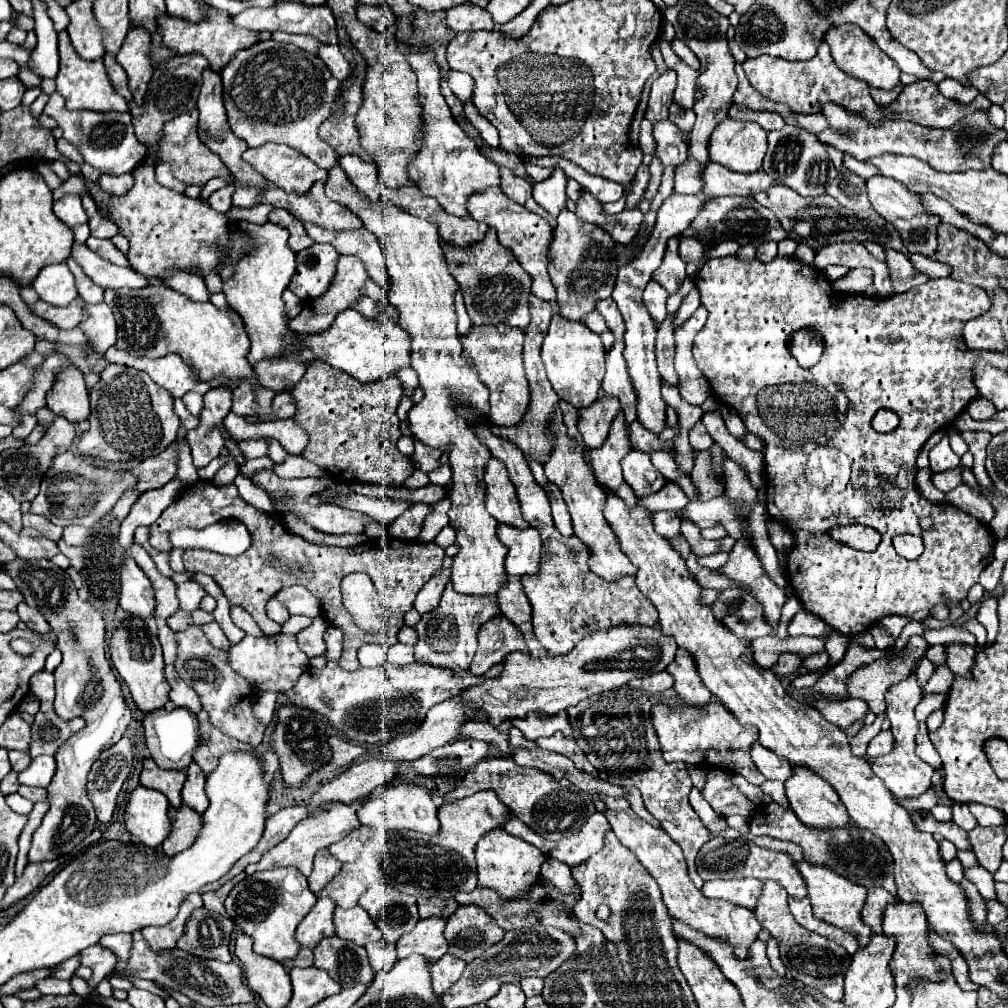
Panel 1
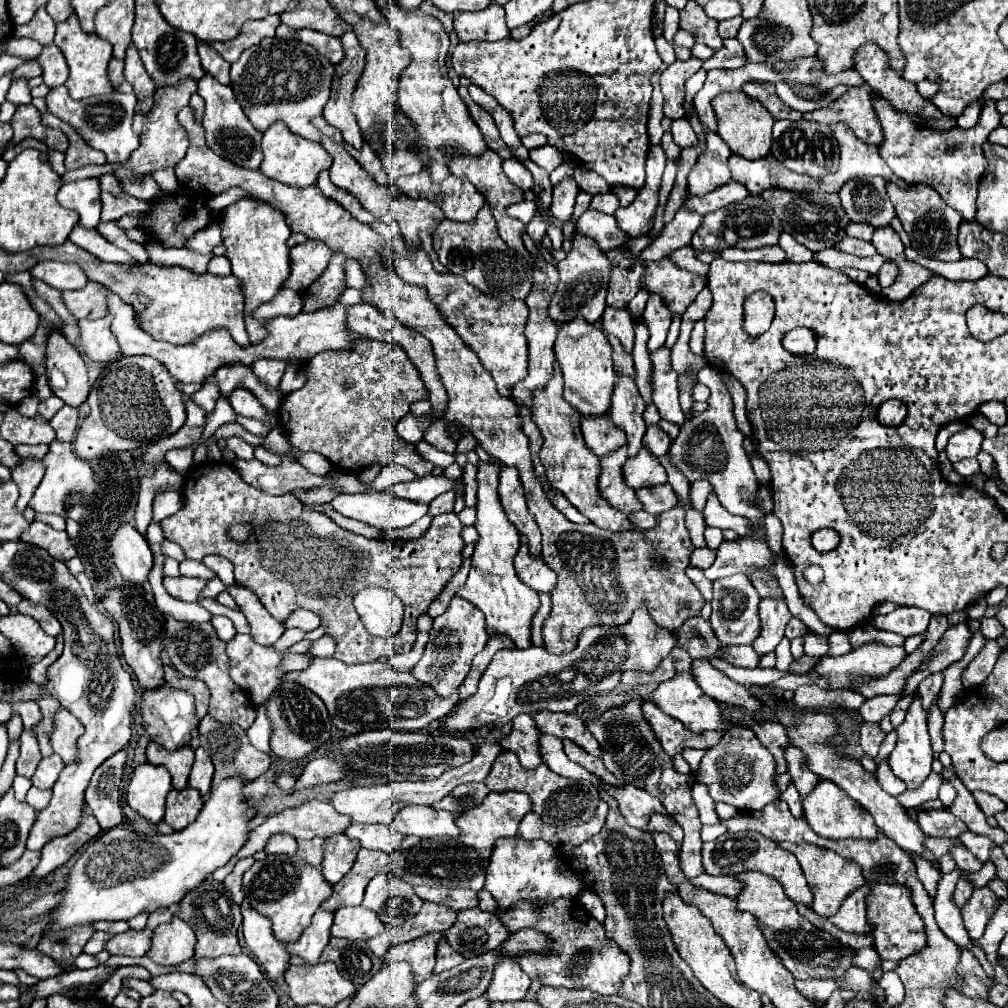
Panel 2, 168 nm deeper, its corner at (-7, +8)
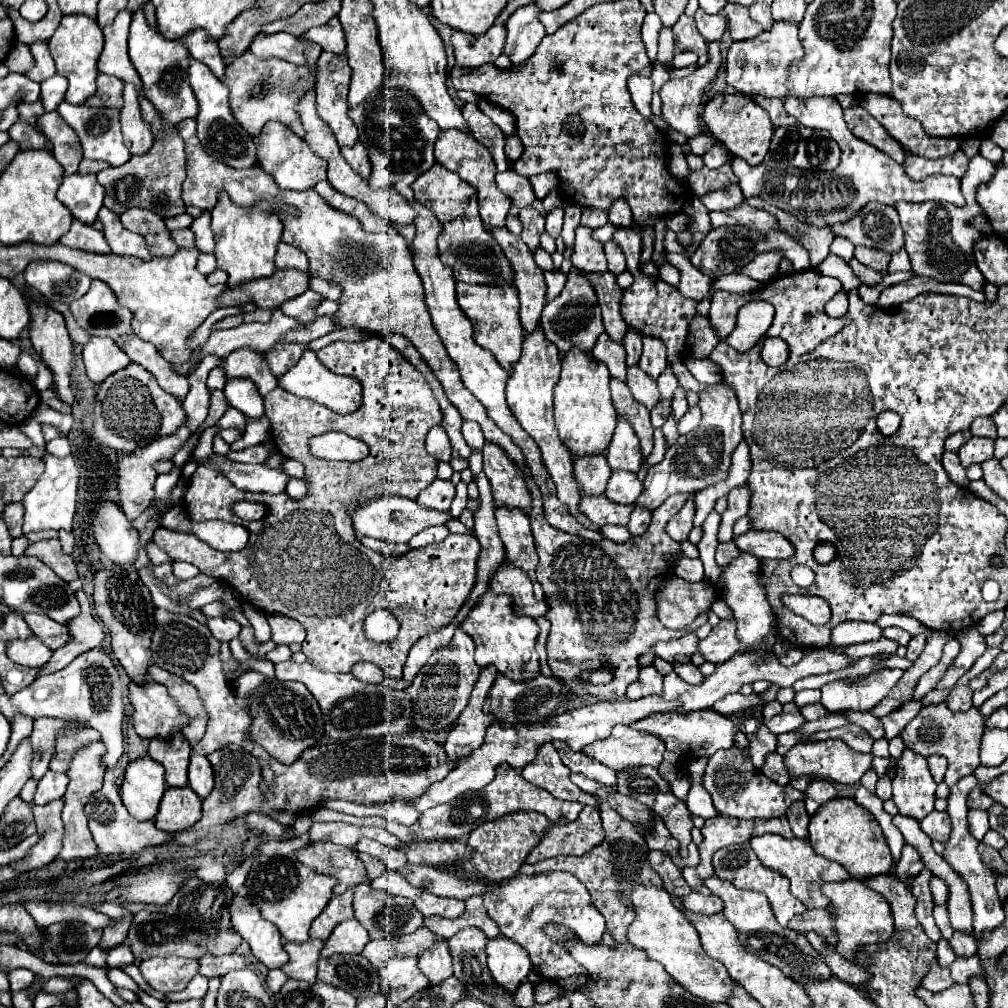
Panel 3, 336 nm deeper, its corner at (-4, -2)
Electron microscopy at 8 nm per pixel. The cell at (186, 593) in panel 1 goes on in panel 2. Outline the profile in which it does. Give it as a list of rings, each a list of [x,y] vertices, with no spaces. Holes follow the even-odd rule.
[[[212,578],[212,580],[206,582],[206,586],[204,586],[204,590],[200,592],[198,598],[214,598],[216,594],[220,594],[220,592],[224,592],[224,590],[226,590],[224,584],[222,584],[218,578]]]

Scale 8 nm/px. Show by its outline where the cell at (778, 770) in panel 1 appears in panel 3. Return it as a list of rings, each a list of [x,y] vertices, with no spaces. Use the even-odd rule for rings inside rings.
[[[813,780],[811,786],[809,786],[809,790],[807,790],[805,794],[807,794],[805,808],[807,808],[807,812],[809,812],[811,816],[817,812],[819,806],[823,806],[825,802],[837,798],[835,786],[833,786],[831,782],[827,782],[827,780]]]

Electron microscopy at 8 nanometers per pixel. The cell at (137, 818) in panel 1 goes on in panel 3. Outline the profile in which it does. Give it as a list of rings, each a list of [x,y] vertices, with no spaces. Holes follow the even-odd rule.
[[[141,756],[127,764],[121,784],[121,800],[137,820],[155,818],[163,792],[163,766],[151,760],[151,756]]]

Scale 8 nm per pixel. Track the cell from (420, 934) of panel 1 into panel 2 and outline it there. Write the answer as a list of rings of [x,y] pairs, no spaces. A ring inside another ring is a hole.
[[[432,932],[432,934],[424,934],[420,938],[414,938],[410,942],[402,942],[396,944],[388,950],[386,962],[410,962],[416,982],[426,980],[432,970],[434,970],[434,962],[436,962],[436,946],[440,944],[442,934],[440,932]]]

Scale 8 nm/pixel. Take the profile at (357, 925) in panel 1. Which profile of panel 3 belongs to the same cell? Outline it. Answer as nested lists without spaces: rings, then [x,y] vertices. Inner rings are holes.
[[[355,918],[341,922],[327,938],[325,948],[321,950],[321,958],[329,958],[333,954],[361,954],[369,940],[369,934]]]

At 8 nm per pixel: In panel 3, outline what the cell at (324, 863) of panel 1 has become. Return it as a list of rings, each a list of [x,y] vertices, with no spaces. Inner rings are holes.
[[[311,842],[295,854],[305,866],[313,868],[315,872],[337,878],[339,884],[333,890],[335,894],[343,894],[351,886],[359,886],[365,882],[369,884],[365,866],[357,858],[355,850],[341,848],[331,842]]]

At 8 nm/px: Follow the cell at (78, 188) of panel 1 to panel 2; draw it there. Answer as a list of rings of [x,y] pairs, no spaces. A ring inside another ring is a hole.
[[[102,192],[102,222],[118,220],[130,212],[144,212],[146,202],[132,198],[128,194],[110,194]]]

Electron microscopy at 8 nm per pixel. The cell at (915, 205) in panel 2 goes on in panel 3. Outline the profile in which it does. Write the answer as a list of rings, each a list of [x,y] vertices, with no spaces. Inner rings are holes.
[[[981,154],[969,160],[967,172],[961,180],[961,190],[965,198],[965,206],[957,208],[949,202],[901,202],[897,204],[897,212],[901,218],[901,226],[905,232],[905,250],[911,258],[913,272],[921,276],[931,276],[941,282],[957,282],[971,286],[973,290],[983,290],[987,280],[979,272],[973,256],[973,244],[983,238],[983,234],[971,224],[973,218],[983,216],[983,208],[975,200],[975,192],[979,184],[985,184],[993,178],[995,164]]]

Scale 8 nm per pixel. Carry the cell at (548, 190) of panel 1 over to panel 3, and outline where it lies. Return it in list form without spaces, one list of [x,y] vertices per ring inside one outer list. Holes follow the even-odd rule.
[[[555,208],[545,216],[545,232],[557,238],[561,234],[561,228],[563,228],[563,208]]]

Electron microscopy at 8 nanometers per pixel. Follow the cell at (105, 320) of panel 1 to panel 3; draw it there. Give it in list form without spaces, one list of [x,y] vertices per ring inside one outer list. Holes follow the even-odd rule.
[[[93,336],[89,344],[83,348],[83,362],[89,380],[101,384],[107,376],[125,368],[131,360],[113,340]]]

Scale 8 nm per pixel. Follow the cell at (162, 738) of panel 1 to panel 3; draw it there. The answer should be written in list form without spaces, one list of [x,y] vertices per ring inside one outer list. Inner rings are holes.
[[[131,680],[127,698],[135,710],[133,728],[141,738],[169,738],[185,726],[185,716],[159,682],[137,684]]]

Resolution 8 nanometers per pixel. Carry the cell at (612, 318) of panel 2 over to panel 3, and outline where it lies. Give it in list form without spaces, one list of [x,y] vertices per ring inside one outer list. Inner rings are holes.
[[[605,332],[599,336],[597,346],[593,348],[591,356],[597,362],[603,362],[609,368],[609,374],[617,380],[625,380],[625,372],[627,372],[627,364],[625,364],[625,348],[623,344],[611,342],[609,336],[605,336]]]

